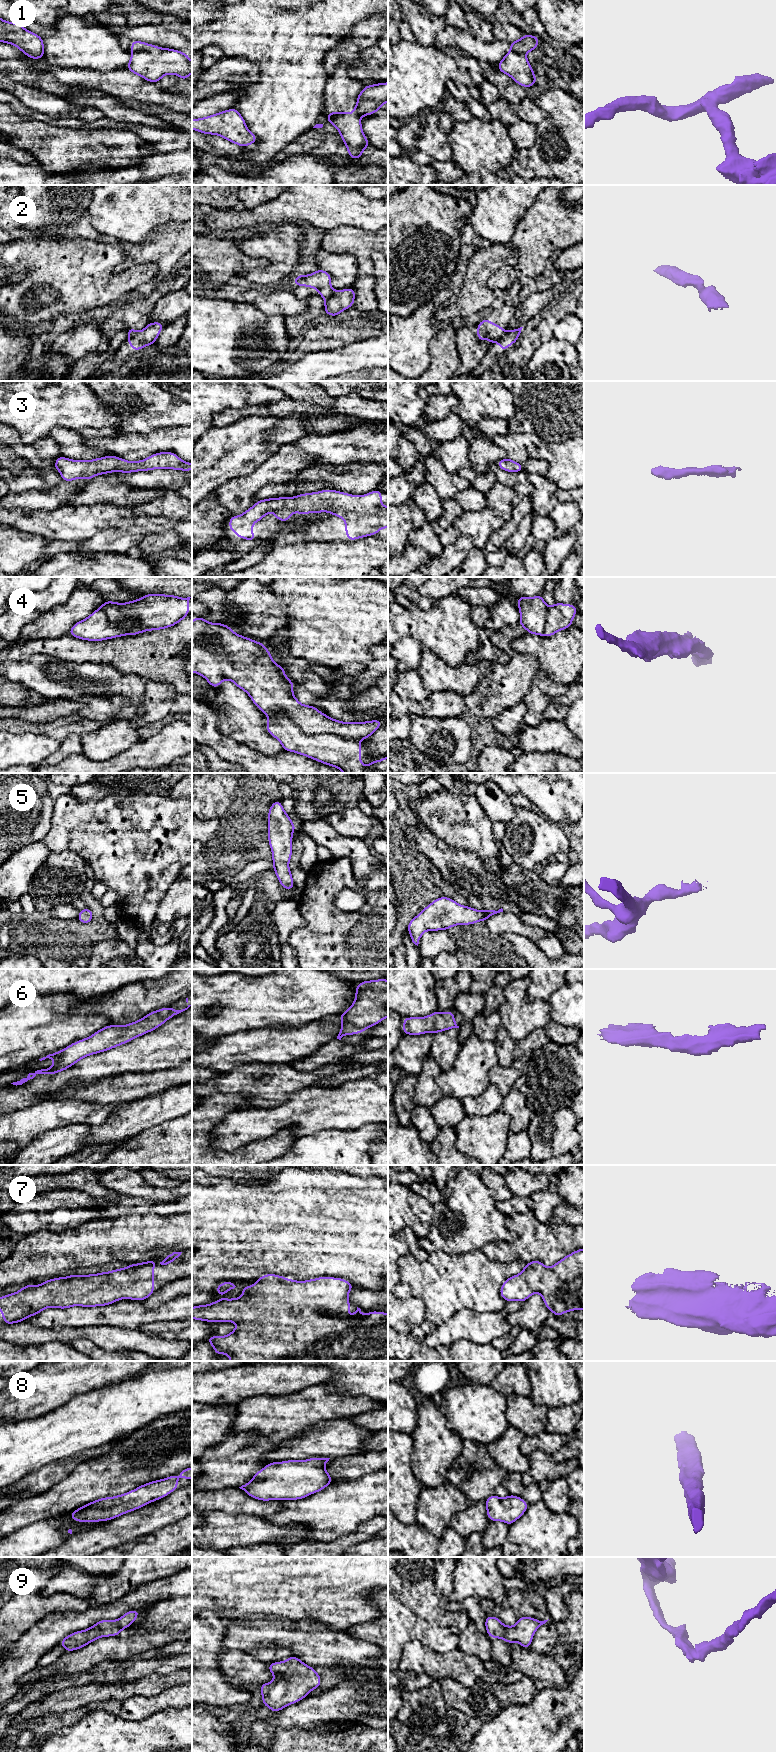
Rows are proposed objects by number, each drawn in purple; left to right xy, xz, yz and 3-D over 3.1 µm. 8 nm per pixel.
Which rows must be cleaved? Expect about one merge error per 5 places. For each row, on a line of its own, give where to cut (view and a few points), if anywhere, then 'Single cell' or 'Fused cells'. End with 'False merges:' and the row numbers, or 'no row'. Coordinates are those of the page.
1: Split along xy (160, 48), (155, 51), (131, 50). Fused cells
2: Split along xz (334, 291), (325, 300). Fused cells
3: No split. Single cell
4: Split along xz (268, 718), (285, 715), (304, 732), (333, 733), (358, 741). Fused cells
5: No split. Single cell
6: No split. Single cell
7: No split. Single cell
8: No split. Single cell
9: No split. Single cell
False merges: 1, 2, 4

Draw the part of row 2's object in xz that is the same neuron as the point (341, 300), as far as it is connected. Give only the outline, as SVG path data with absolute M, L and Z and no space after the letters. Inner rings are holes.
M353 288L334 291L333 296L325 300L325 314L329 316L340 315L342 311L354 306L355 296L356 293Z

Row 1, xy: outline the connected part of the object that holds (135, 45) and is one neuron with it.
M131 41L131 51L149 51L156 52L159 51L160 47L156 45L151 45L142 41Z

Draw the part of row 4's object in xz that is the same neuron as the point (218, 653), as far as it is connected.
M195 617L192 620L192 672L203 676L214 689L224 680L231 680L238 688L249 695L252 702L265 713L268 719L275 719L279 715L286 716L304 733L310 735L329 733L360 741L370 737L383 725L382 721L377 719L366 722L342 722L330 718L314 706L301 704L293 694L295 683L285 675L282 665L273 662L271 653L262 642L256 642L251 638L241 636L223 623L207 622L203 617Z

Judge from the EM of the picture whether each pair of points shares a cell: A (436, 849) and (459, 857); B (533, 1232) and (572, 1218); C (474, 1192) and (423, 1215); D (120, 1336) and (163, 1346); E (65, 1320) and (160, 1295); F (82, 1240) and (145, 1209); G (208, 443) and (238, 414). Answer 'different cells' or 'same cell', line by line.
A: same cell
B: different cells
C: different cells
D: same cell
E: different cells
F: different cells
G: different cells

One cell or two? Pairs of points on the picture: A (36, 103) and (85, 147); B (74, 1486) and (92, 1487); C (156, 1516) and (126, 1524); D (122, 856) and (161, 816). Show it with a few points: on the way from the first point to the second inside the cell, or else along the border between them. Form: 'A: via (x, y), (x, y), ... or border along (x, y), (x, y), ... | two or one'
A: border along (43, 117), (50, 120) | two
B: via (78, 1486), (88, 1486) | one
C: via (149, 1518), (133, 1524) | one
D: via (132, 846), (154, 826) | one

